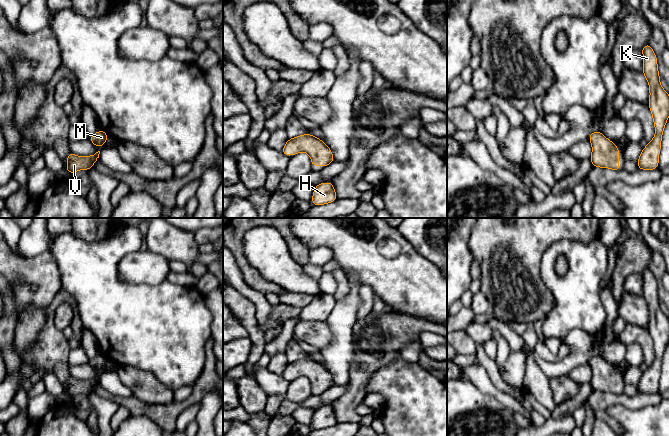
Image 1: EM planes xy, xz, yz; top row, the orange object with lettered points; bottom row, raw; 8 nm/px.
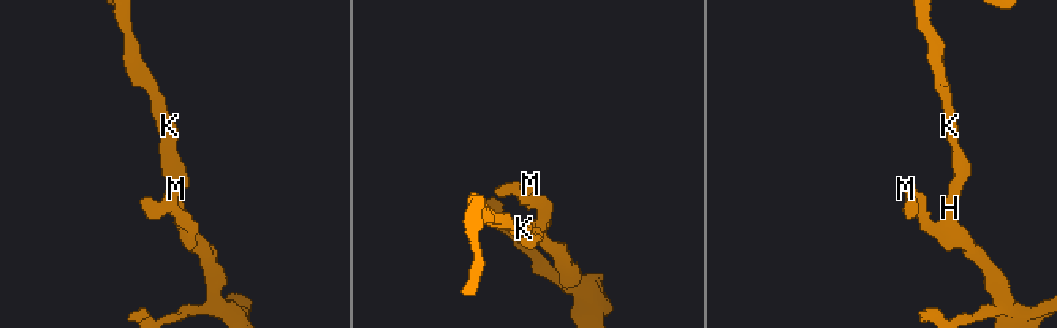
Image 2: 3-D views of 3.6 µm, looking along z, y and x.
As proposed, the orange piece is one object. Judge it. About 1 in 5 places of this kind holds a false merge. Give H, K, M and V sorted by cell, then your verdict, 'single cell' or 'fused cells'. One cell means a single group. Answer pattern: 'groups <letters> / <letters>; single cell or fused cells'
groups H K M V; single cell

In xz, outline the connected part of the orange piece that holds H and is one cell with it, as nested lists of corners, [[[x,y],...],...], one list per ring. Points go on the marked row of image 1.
[[[331,182],[320,183],[315,186],[312,203],[314,206],[321,206],[336,201],[337,195]]]

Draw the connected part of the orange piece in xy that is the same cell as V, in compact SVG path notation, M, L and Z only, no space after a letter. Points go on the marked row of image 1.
M100 151L96 152L94 155L88 157L77 156L72 152L67 156L67 166L66 170L73 175L74 172L78 170L89 170L92 168L93 164L98 161Z

